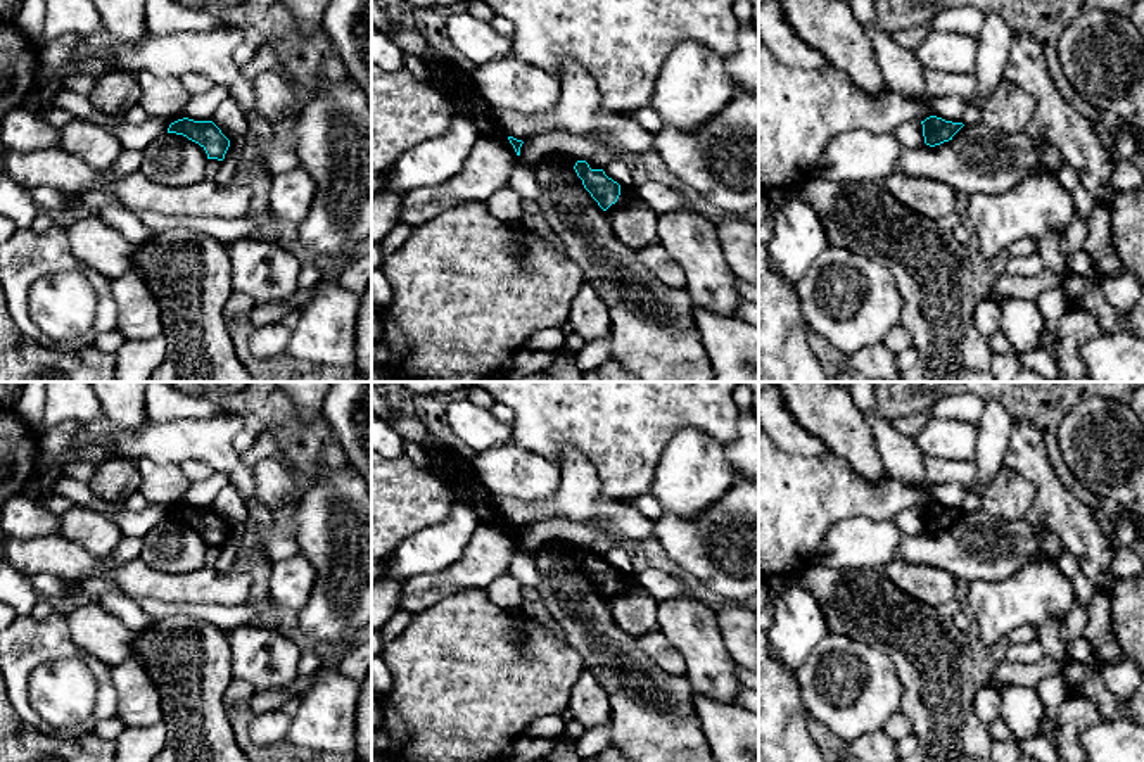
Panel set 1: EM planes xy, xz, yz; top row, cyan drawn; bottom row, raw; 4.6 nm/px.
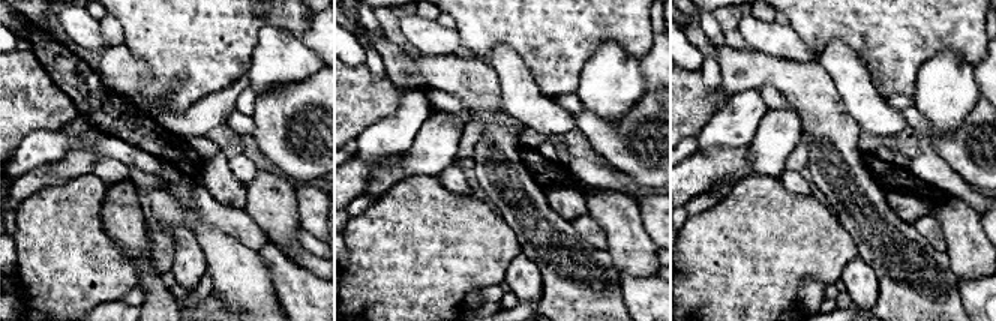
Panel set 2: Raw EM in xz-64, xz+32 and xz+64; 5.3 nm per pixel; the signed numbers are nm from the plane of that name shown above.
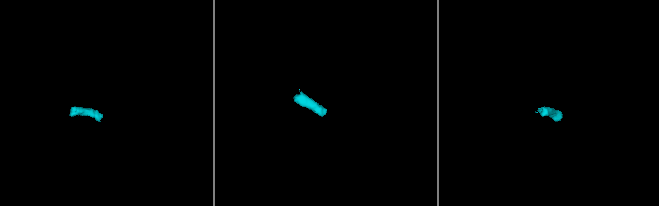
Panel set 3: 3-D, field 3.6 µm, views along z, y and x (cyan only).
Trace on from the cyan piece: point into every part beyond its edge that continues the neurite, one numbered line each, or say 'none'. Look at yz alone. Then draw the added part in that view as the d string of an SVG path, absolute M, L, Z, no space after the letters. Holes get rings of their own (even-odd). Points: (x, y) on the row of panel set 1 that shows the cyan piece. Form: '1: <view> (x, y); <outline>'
none

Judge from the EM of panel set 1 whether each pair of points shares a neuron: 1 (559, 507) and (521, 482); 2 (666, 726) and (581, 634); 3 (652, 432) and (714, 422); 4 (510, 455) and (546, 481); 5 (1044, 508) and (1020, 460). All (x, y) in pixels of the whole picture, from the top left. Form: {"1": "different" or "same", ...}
{"1": "different", "2": "same", "3": "same", "4": "same", "5": "same"}

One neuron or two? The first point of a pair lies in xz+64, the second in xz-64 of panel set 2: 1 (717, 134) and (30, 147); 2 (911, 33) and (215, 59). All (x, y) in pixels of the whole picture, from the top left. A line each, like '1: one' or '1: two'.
1: one
2: one

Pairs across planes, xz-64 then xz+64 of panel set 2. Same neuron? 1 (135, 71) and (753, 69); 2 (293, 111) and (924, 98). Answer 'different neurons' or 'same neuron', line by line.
1: same neuron
2: different neurons

